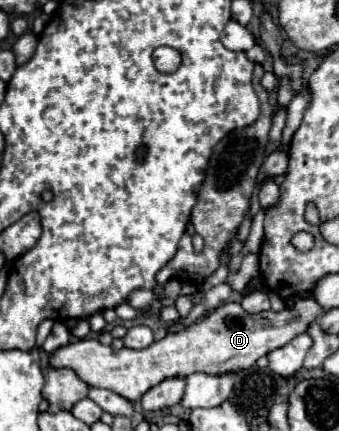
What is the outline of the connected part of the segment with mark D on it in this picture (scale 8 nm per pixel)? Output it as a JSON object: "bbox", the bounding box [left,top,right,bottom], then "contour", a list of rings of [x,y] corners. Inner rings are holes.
{"bbox":[49,292,323,400],"contour":[[[311,292],[295,296],[293,306],[279,312],[269,310],[261,314],[249,314],[241,308],[241,304],[227,302],[213,310],[209,316],[203,316],[195,324],[183,328],[181,332],[167,334],[163,340],[153,342],[151,346],[141,350],[113,350],[111,346],[105,346],[95,338],[71,342],[63,348],[57,348],[49,356],[49,368],[71,368],[89,386],[107,388],[127,400],[139,400],[151,386],[171,376],[189,376],[193,372],[223,374],[245,370],[253,366],[257,358],[291,342],[295,336],[299,336],[299,332],[307,332],[307,328],[319,314],[323,314],[323,308]],[[259,316],[269,318],[269,324],[257,324],[255,320]]]}

